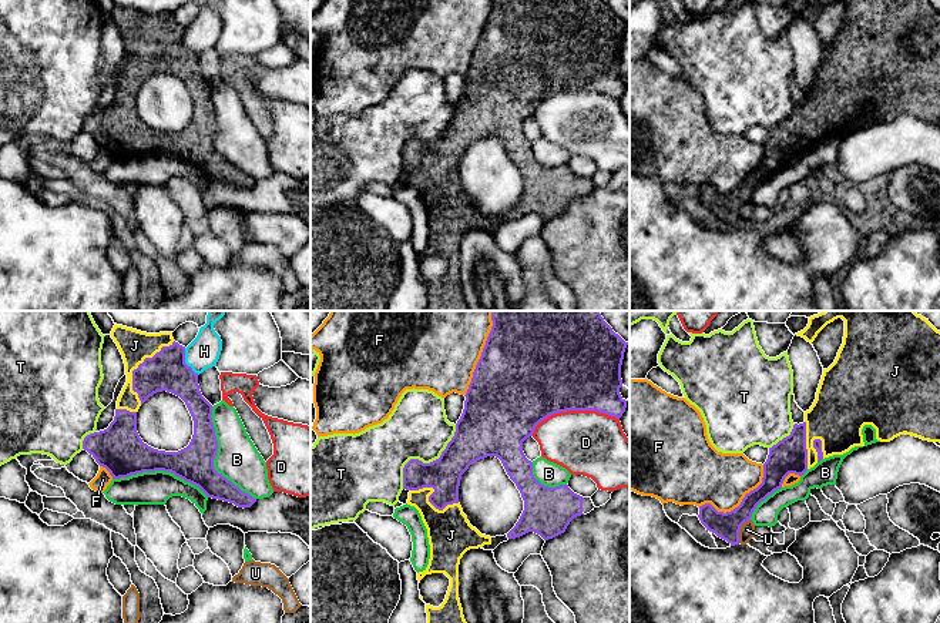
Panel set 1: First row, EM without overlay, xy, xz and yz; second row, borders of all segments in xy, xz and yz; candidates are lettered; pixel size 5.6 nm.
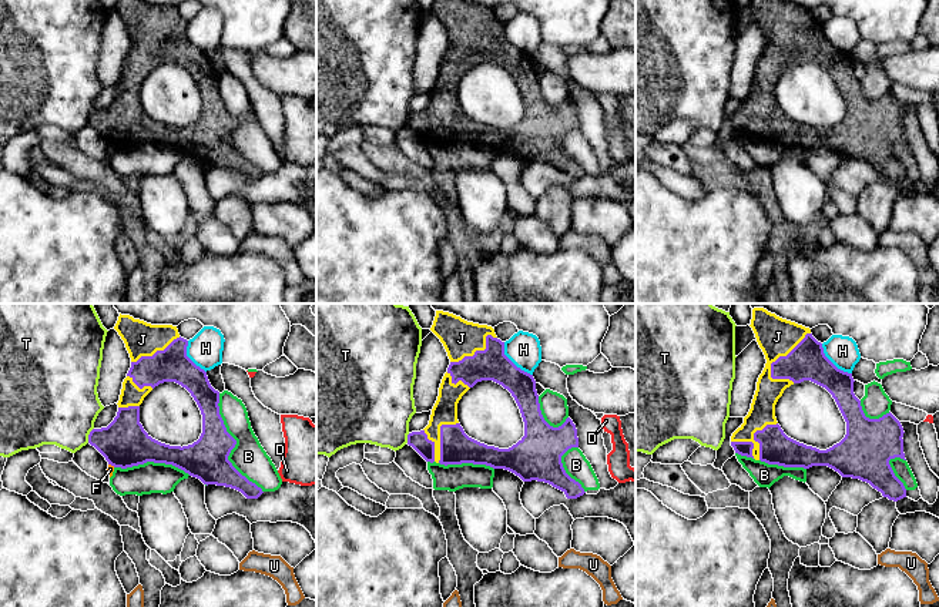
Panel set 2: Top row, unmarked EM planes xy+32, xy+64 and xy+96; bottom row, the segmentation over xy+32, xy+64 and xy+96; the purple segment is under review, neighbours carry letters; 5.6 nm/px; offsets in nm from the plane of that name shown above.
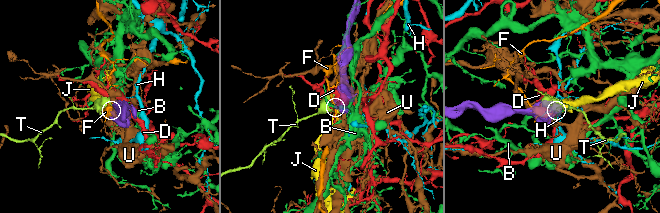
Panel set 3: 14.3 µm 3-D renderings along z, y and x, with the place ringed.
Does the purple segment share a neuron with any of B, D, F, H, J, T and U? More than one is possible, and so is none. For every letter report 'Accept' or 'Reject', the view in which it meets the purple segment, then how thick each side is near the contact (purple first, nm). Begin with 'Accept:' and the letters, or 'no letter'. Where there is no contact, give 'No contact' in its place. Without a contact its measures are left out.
Accept: J
B: Reject. Touches purple in xy. Thickness 220 nm (purple) against 240 nm
D: Reject. Touches purple in xz. Thickness 500 nm (purple) against 360 nm
F: Reject. Touches purple in yz. Thickness 150 nm (purple) against 300 nm
H: Reject. Touches purple in xy. Thickness 220 nm (purple) against 180 nm
J: Accept. Touches purple in xy. Thickness 220 nm (purple) against 180 nm
T: Reject. Touches purple in xz. Thickness 190 nm (purple) against 340 nm
U: Reject. Touches purple in yz. Thickness 150 nm (purple) against 80 nm

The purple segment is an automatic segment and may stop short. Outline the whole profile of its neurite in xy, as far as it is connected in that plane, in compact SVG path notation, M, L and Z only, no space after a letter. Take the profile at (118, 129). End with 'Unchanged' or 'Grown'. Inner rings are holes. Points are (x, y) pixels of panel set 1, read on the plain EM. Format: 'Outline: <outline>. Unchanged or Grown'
Outline: M114 6L111 19L117 24L124 44L127 63L118 77L114 101L104 111L90 114L83 121L95 143L105 148L113 160L128 158L142 153L164 151L198 167L208 178L234 184L238 188L251 188L256 180L242 173L231 161L218 154L214 140L218 133L212 86L202 77L198 54L185 44L185 27L174 21L172 13L147 14L122 6ZM157 73L171 73L179 77L194 101L194 115L189 125L178 133L158 131L142 123L137 113L137 93L140 87Z. Grown

